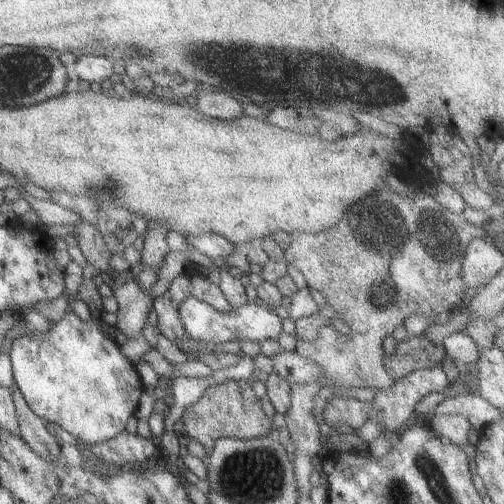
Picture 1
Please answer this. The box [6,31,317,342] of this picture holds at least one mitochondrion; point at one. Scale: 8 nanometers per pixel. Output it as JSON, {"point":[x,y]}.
{"point":[137,43]}

